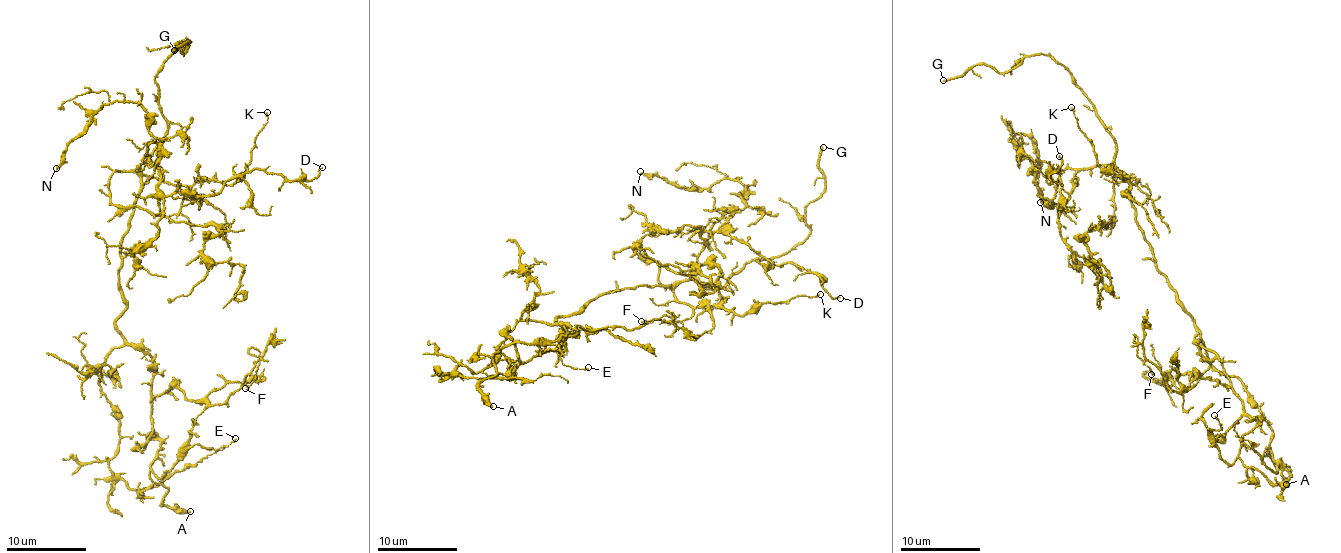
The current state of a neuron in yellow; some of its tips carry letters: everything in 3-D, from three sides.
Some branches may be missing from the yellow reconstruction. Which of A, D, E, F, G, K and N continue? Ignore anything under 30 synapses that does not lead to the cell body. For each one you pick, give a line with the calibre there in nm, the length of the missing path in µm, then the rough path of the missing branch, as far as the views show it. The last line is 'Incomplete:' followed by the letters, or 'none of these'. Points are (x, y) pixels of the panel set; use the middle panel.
G: Thickness 200 nm. Missing length about 45 µm
Incomplete: G

